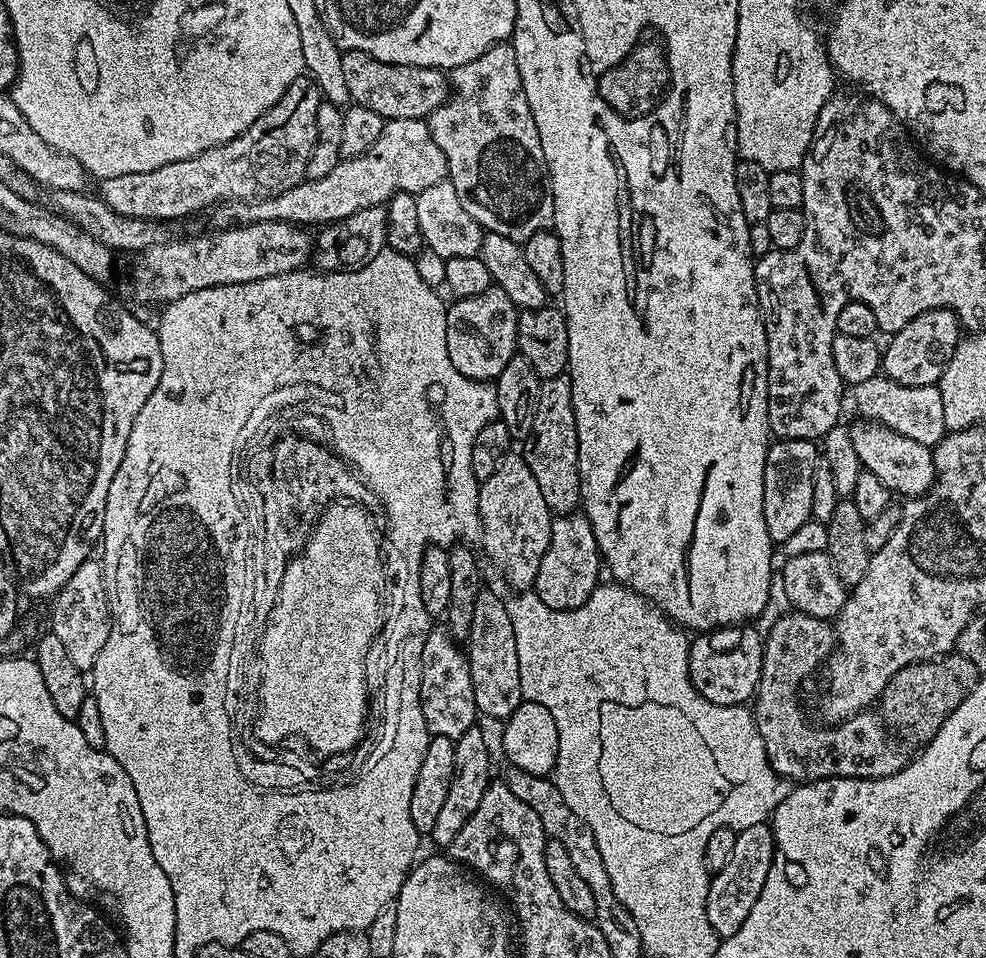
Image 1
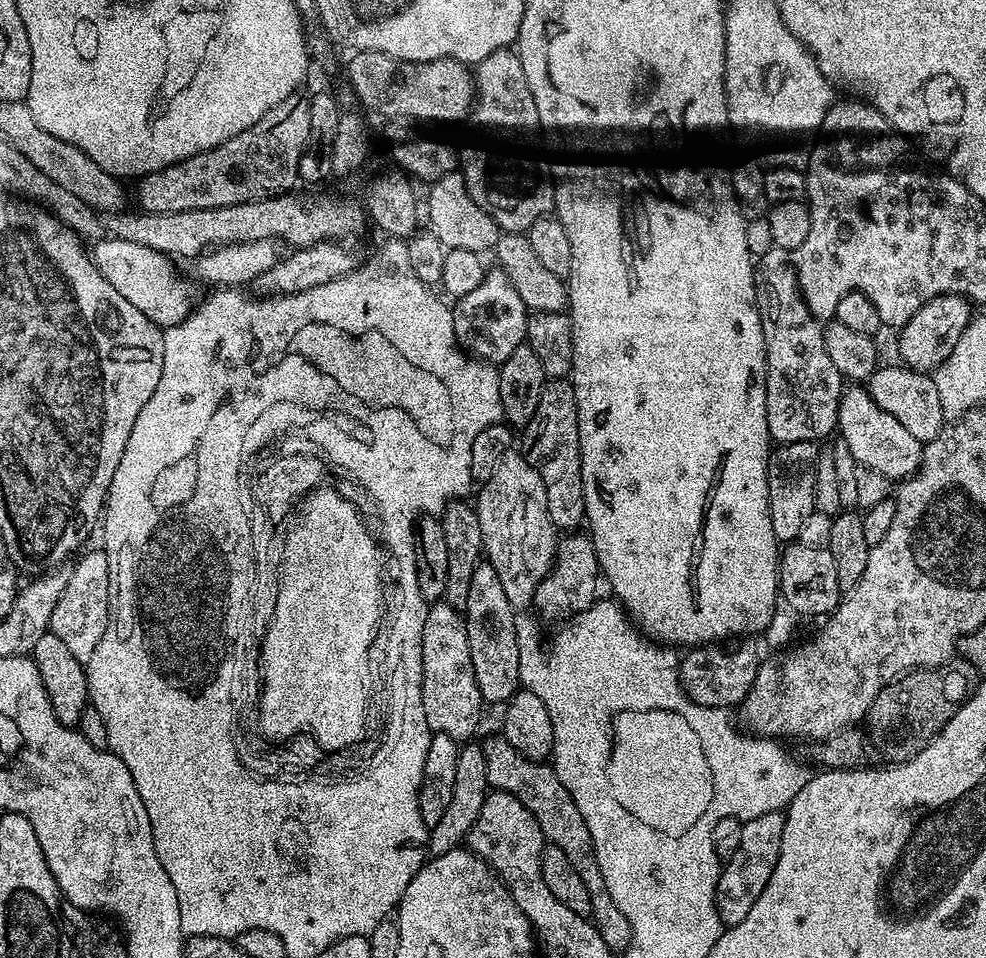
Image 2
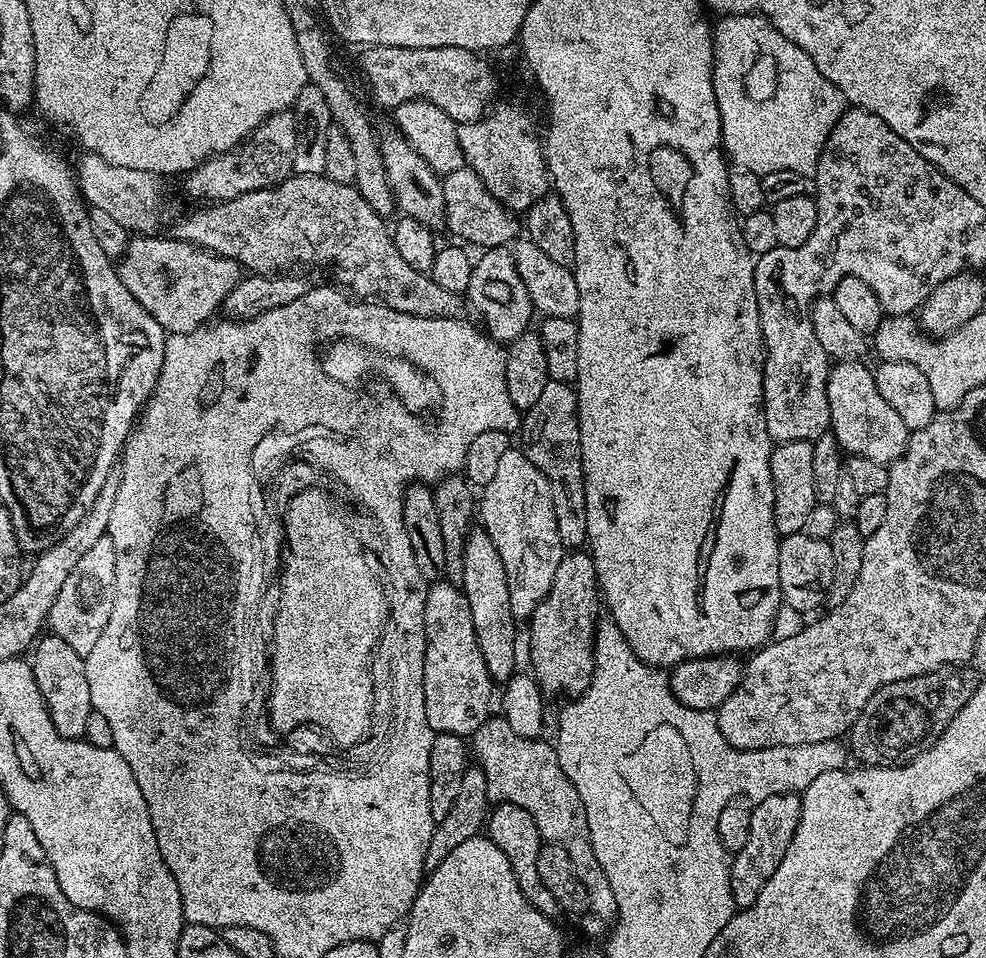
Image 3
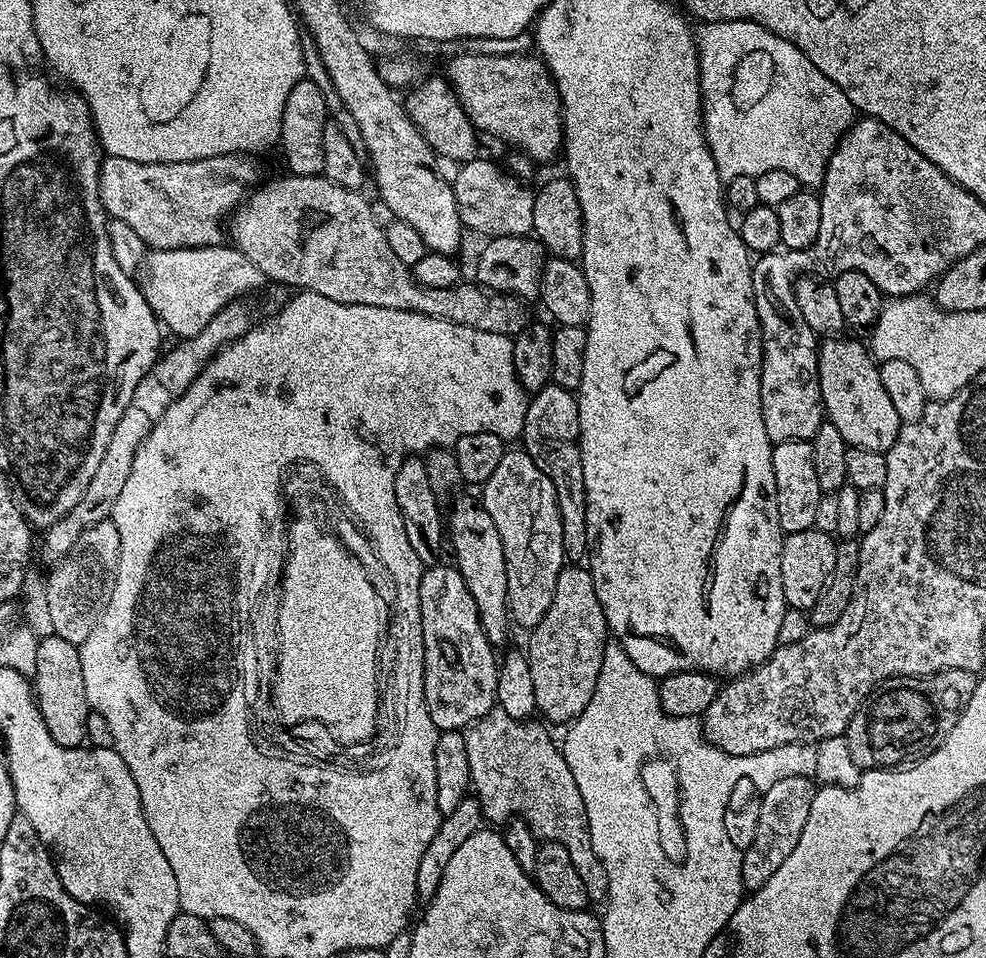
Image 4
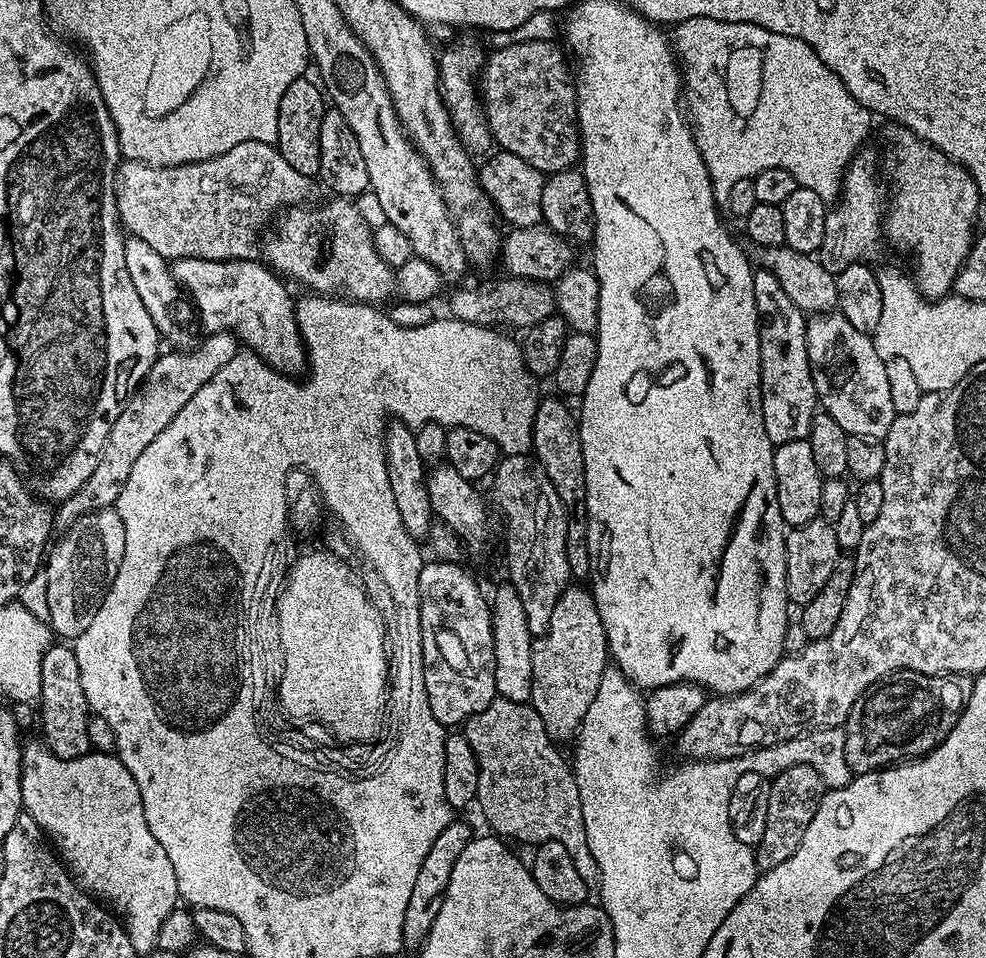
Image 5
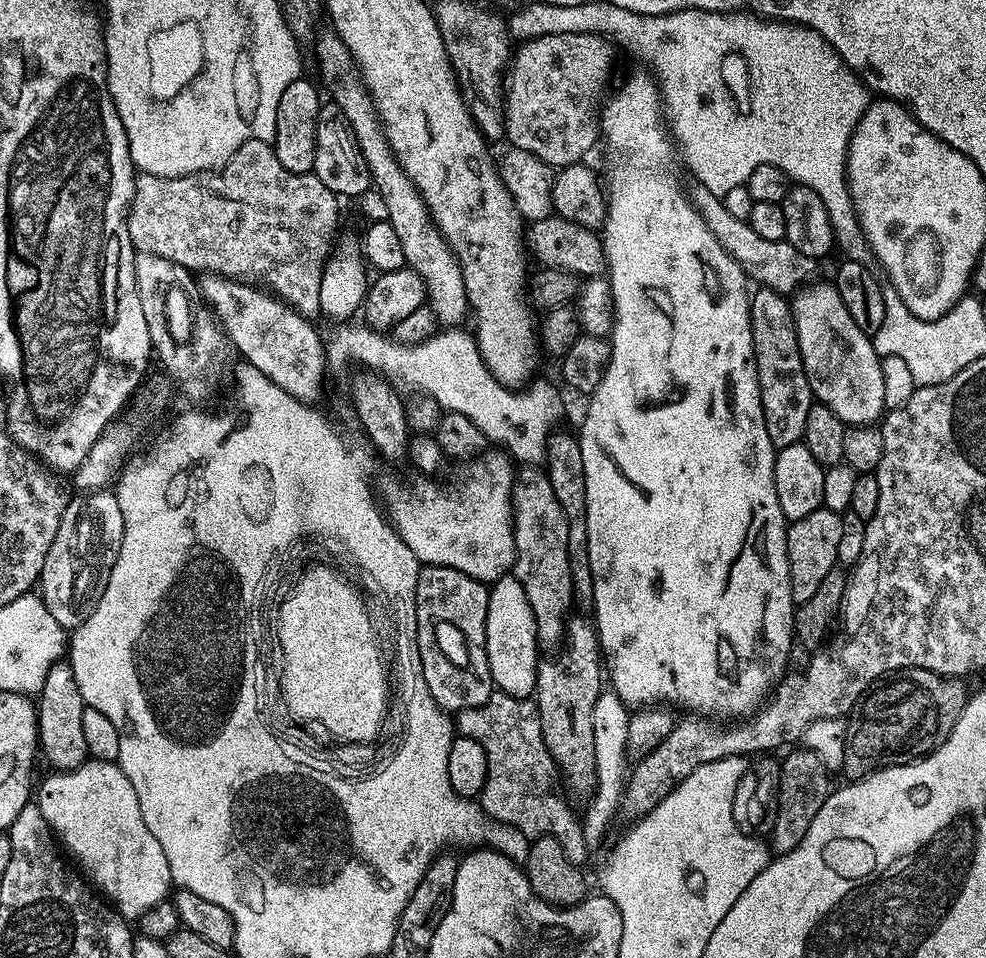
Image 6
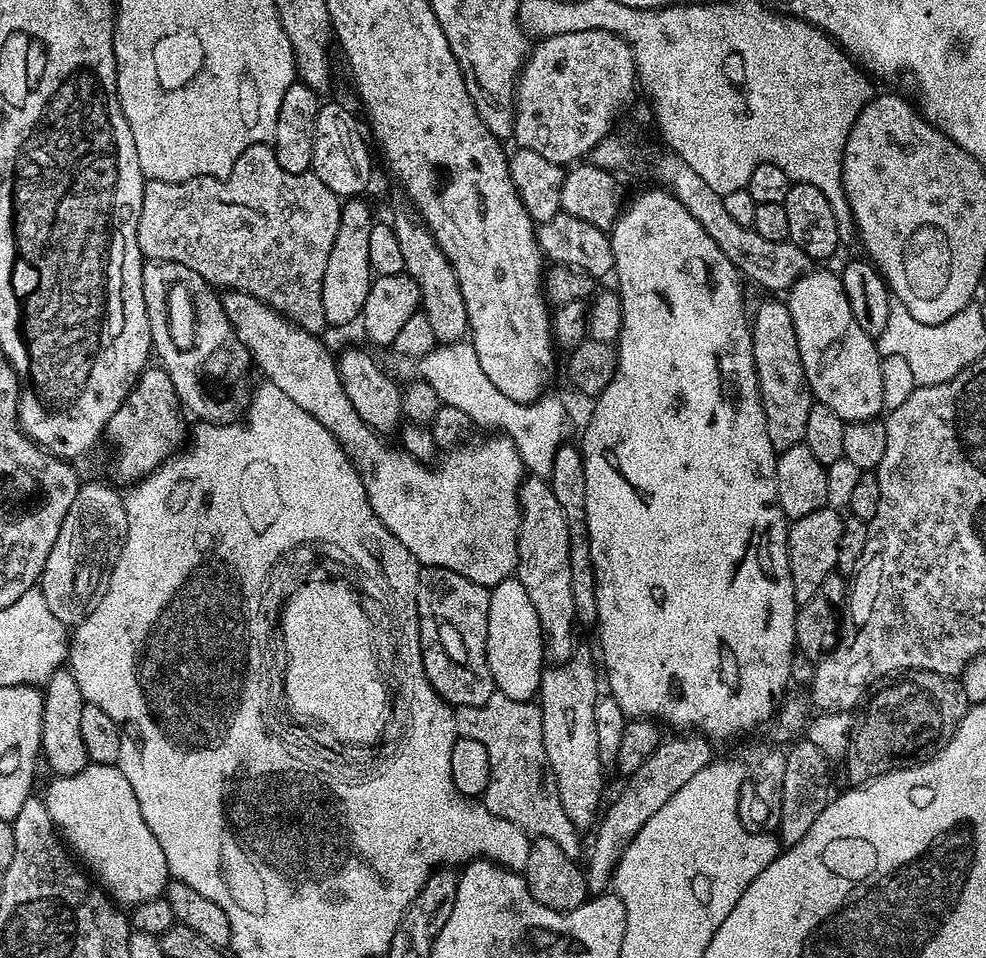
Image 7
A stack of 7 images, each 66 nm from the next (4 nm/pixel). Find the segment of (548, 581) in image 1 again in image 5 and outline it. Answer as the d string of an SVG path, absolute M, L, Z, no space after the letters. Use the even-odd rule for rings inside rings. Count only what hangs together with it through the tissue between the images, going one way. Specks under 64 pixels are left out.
M569 586L558 598L546 634L532 641L532 709L542 718L546 730L557 742L571 741L580 731L582 718L598 694L602 674L609 667L606 630L587 587Z

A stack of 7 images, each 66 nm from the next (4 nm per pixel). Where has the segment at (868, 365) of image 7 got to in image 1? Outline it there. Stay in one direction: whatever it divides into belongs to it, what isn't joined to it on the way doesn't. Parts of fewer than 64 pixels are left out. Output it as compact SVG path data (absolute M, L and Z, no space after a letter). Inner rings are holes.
M859 422L851 425L854 447L863 471L875 474L893 494L911 498L929 492L936 481L936 467L932 457L933 449L922 442L914 442L914 438L906 438L894 430L881 424Z

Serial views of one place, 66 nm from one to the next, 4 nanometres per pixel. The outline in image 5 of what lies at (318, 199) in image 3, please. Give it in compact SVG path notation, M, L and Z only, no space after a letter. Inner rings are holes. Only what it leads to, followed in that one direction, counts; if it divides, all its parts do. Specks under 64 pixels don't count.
M348 198L331 199L317 208L289 207L275 221L276 233L263 241L263 259L273 272L284 278L293 276L313 293L335 294L352 302L379 305L379 300L393 295L394 269L375 250L373 229L368 228L363 214L352 205L355 203ZM503 278L492 280L489 284L476 284L473 288L456 286L452 297L448 300L448 308L455 319L471 324L485 326L503 326L527 330L535 328L546 318L557 315L556 294L551 283L543 280L521 280L519 278Z

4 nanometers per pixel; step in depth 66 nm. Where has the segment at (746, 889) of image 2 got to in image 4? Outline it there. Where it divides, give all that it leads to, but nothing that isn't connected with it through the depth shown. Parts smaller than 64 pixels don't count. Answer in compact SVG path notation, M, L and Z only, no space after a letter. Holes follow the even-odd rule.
M787 776L782 782L774 782L774 786L763 789L758 805L758 834L754 834L754 842L743 849L742 882L749 893L754 893L766 882L770 882L774 870L790 858L790 850L798 846L798 838L802 838L802 826L806 826L806 818L810 818L810 802L814 802L817 785L806 776Z

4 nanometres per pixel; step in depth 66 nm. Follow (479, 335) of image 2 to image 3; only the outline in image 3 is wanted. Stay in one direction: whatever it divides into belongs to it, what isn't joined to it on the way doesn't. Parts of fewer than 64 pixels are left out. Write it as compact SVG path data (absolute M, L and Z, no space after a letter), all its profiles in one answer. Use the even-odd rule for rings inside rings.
M507 247L489 248L481 251L475 257L472 273L470 274L470 286L466 293L469 305L476 307L476 314L480 318L479 323L489 338L501 342L511 342L518 338L518 334L529 331L528 324L534 317L534 309L531 303L508 304L508 296L527 297L526 282L518 274L515 255Z

